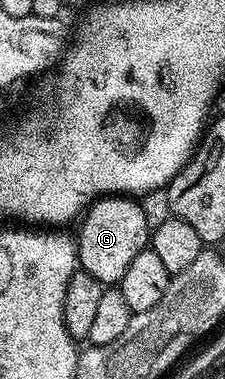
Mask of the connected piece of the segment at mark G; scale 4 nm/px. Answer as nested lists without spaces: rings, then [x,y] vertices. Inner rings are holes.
[[[100,196],[100,197],[97,197],[95,201],[93,201],[91,205],[89,205],[87,209],[83,211],[82,217],[79,219],[79,222],[81,221],[80,234],[77,233],[75,235],[76,257],[78,259],[79,269],[85,270],[86,272],[90,272],[90,276],[94,276],[94,280],[103,282],[105,287],[108,287],[108,288],[115,287],[122,280],[122,276],[126,276],[126,268],[130,268],[130,264],[134,264],[134,256],[138,256],[138,252],[142,252],[149,245],[150,222],[148,226],[148,214],[136,202],[139,202],[139,201],[137,201],[137,199],[132,196]]]

